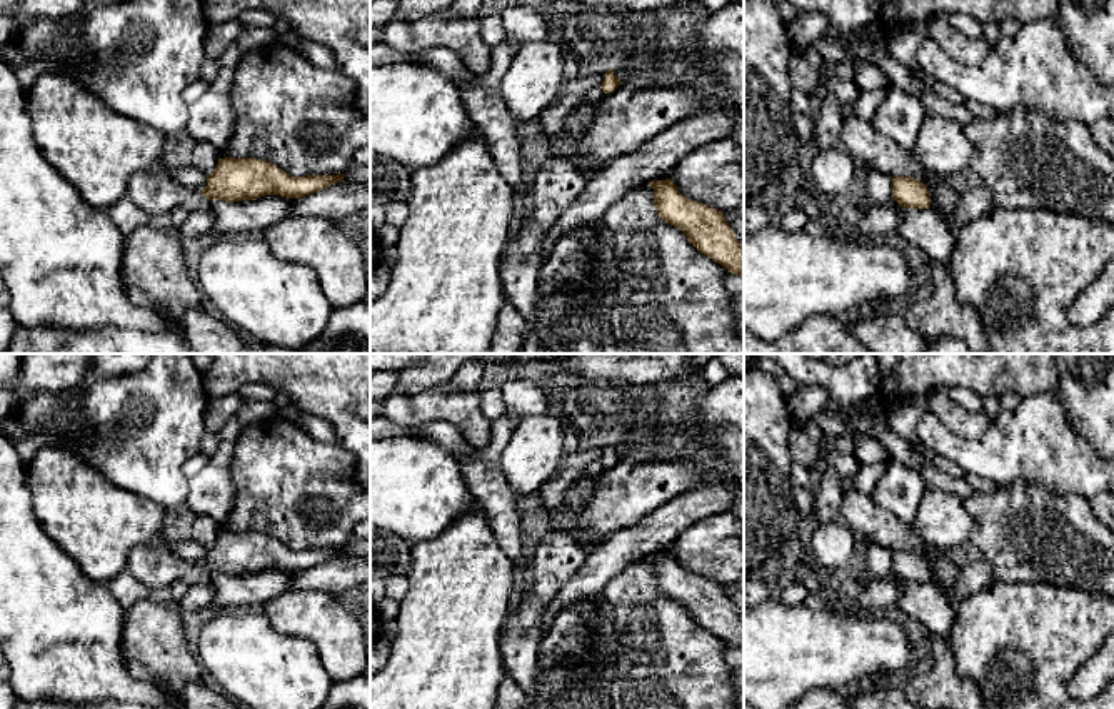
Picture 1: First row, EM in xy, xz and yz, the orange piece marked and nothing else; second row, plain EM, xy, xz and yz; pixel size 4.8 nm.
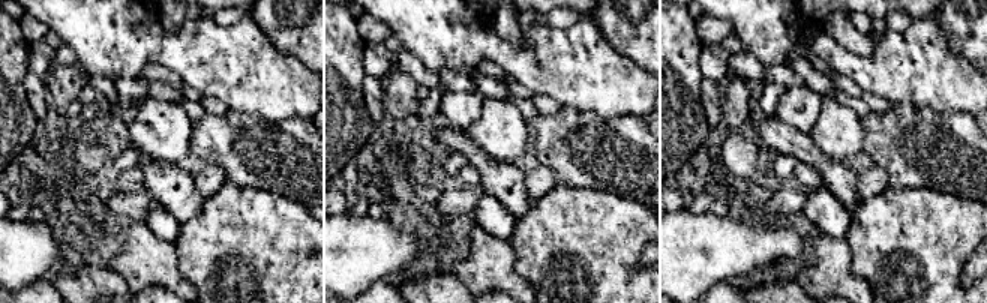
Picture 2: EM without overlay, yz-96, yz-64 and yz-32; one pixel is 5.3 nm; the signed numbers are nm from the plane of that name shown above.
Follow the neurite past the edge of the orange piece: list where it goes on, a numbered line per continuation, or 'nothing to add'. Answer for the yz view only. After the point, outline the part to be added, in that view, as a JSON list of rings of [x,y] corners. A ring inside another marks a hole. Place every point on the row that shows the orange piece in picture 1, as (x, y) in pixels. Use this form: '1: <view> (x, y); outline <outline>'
nothing to add

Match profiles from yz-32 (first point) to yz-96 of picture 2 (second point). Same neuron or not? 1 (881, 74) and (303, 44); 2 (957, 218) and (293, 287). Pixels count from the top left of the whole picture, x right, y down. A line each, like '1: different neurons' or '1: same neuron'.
1: different neurons
2: same neuron

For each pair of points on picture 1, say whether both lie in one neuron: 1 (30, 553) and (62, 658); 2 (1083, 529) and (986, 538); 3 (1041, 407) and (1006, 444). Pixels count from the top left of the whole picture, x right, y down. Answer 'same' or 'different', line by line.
1: same
2: same
3: same

